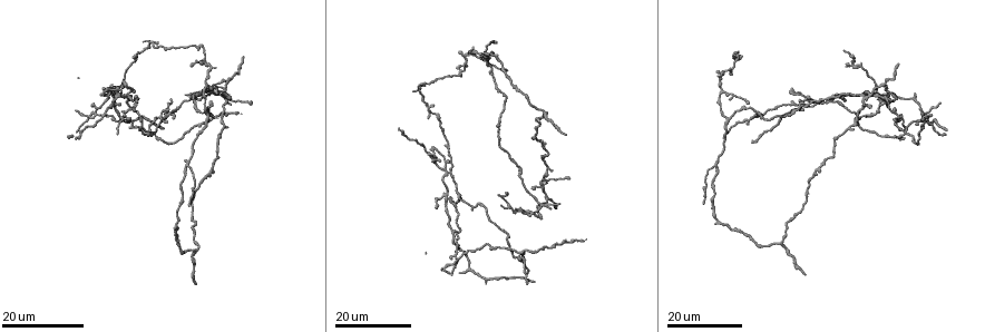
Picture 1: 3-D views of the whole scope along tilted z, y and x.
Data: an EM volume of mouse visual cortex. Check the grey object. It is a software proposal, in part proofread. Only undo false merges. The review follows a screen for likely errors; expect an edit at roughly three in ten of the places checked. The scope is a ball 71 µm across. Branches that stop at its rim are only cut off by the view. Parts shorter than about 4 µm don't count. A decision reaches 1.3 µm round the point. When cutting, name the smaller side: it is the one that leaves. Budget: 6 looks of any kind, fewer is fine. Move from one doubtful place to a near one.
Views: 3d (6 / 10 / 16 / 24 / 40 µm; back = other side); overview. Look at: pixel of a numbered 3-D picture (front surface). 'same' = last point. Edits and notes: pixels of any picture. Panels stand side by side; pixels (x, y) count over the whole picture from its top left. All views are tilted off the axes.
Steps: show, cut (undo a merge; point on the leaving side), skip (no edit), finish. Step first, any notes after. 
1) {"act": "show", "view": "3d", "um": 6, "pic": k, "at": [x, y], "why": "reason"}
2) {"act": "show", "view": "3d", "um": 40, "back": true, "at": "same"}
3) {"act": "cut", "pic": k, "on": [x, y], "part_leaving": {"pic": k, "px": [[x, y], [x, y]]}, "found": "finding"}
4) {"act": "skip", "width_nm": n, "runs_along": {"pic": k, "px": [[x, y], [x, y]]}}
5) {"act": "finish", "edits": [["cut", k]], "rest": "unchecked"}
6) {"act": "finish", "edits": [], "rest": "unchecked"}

{"act": "show", "view": "3d", "um": 16, "pic": 1, "at": [515, 258], "why": "thick turns thin"}

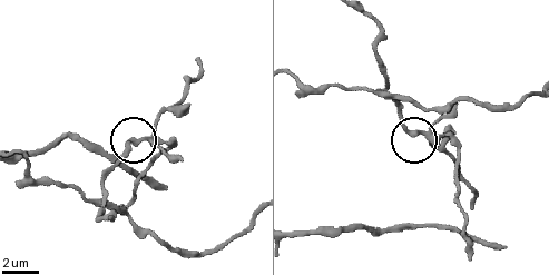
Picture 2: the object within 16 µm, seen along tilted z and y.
{"act": "show", "view": "3d", "um": 10, "pic": 2, "at": [138, 141]}

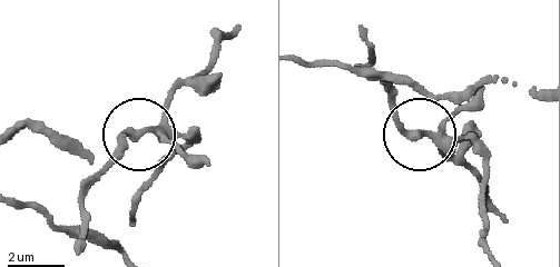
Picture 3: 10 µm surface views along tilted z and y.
{"act": "skip", "found": "one neuron here"}

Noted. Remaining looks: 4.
{"act": "show", "view": "3d", "um": 24, "pic": 1, "at": [501, 199], "why": "side arm on a straight run"}

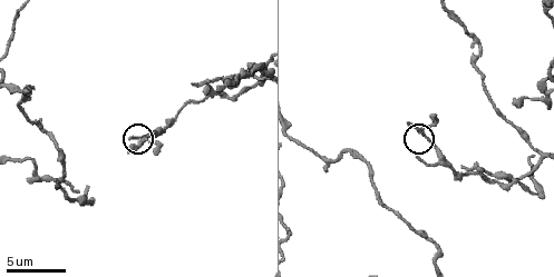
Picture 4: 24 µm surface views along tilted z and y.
{"act": "show", "view": "3d", "um": 10, "pic": 4, "at": [421, 134], "why": "zoom in"}

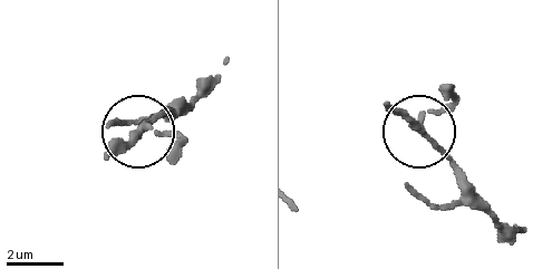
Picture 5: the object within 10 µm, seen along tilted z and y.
{"act": "skip", "runs_along": {"pic": 5, "px": [[205, 80], [191, 99], [141, 124], [170, 136], [168, 155]]}, "found": "continuous, no second neuron"}

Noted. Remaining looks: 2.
{"act": "show", "view": "3d", "um": 16, "pic": 1, "at": [451, 174], "why": "sudden change in width"}

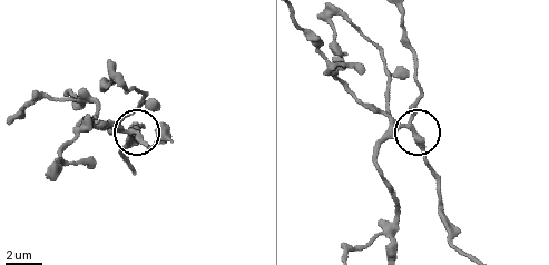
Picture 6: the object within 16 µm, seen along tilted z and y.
{"act": "show", "view": "3d", "um": 10, "pic": 6, "at": [419, 142]}

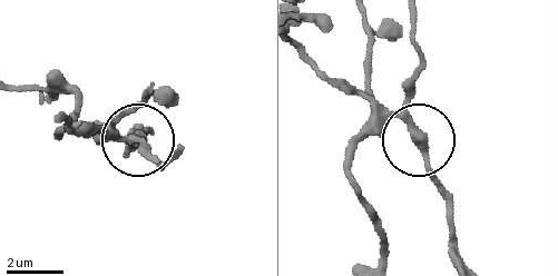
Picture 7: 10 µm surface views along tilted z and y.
{"act": "skip", "found": "all the same neuron"}

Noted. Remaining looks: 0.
{"act": "finish", "edits": [], "rest": "unchecked"}

